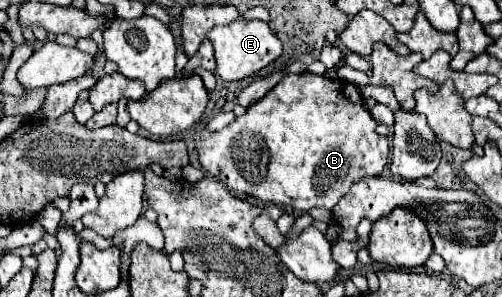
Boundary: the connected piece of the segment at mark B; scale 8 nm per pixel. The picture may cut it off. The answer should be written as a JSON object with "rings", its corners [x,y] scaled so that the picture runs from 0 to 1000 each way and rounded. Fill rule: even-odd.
{"rings":[[[604,242],[604,249],[572,249],[544,303],[536,303],[516,343],[500,350],[492,364],[492,377],[476,397],[468,397],[460,418],[452,418],[444,438],[420,451],[420,444],[396,444],[388,458],[388,485],[392,485],[392,512],[396,512],[396,545],[404,559],[404,572],[432,599],[440,620],[448,620],[460,646],[484,660],[504,660],[512,673],[524,673],[528,687],[548,687],[548,694],[560,694],[576,714],[612,714],[620,700],[651,700],[659,707],[671,673],[679,660],[687,660],[695,646],[695,626],[703,620],[703,599],[723,599],[723,593],[759,593],[767,552],[771,552],[771,532],[775,532],[775,471],[767,458],[755,458],[747,444],[751,431],[751,411],[739,397],[735,370],[727,364],[719,323],[715,323],[715,303],[707,283],[699,276],[687,276],[687,269],[655,269],[647,256],[631,256],[631,249],[616,249],[616,242]]]}

